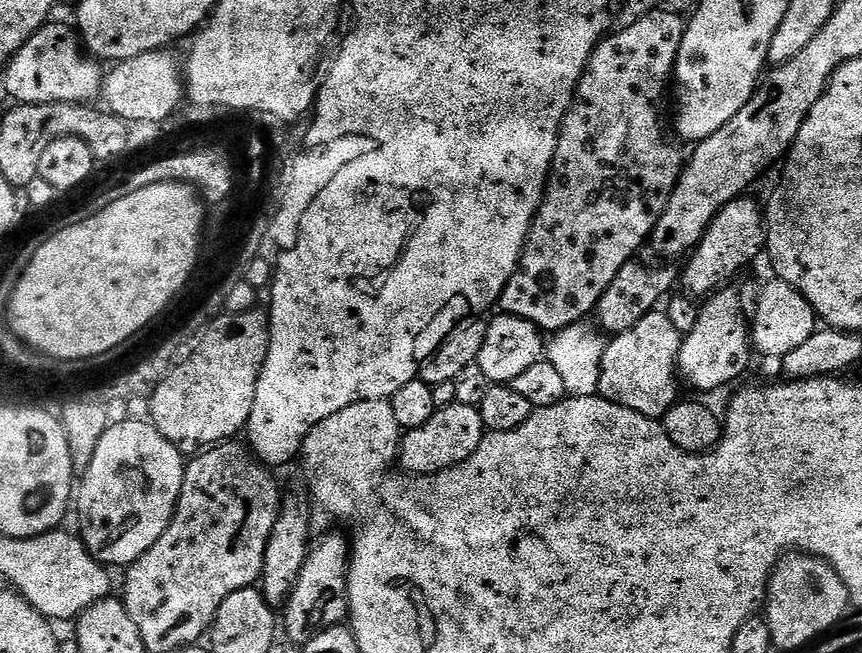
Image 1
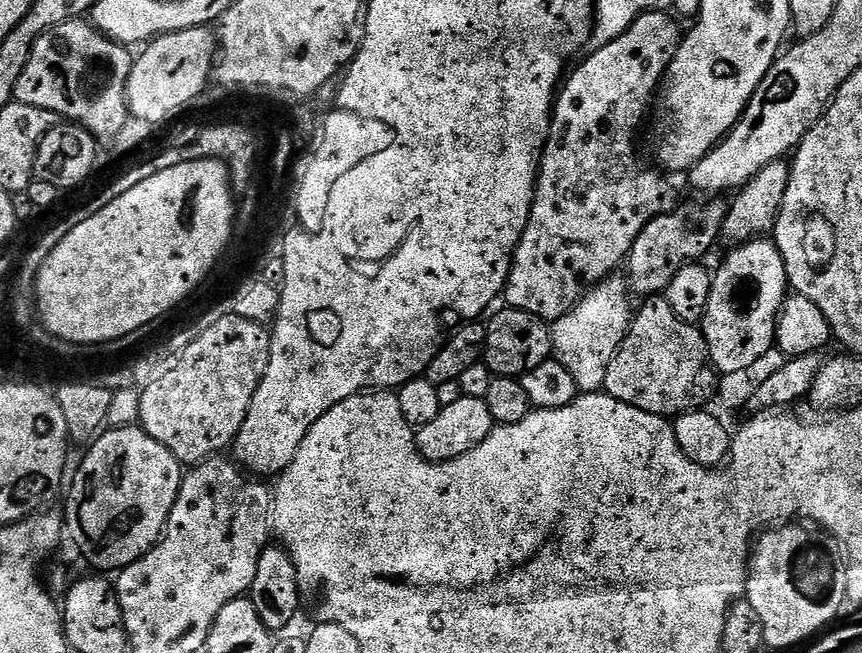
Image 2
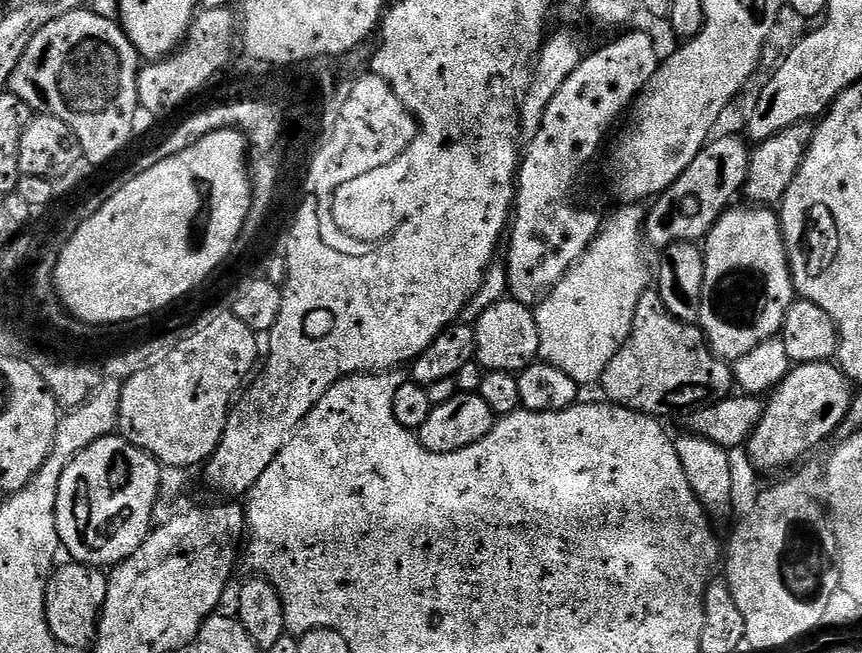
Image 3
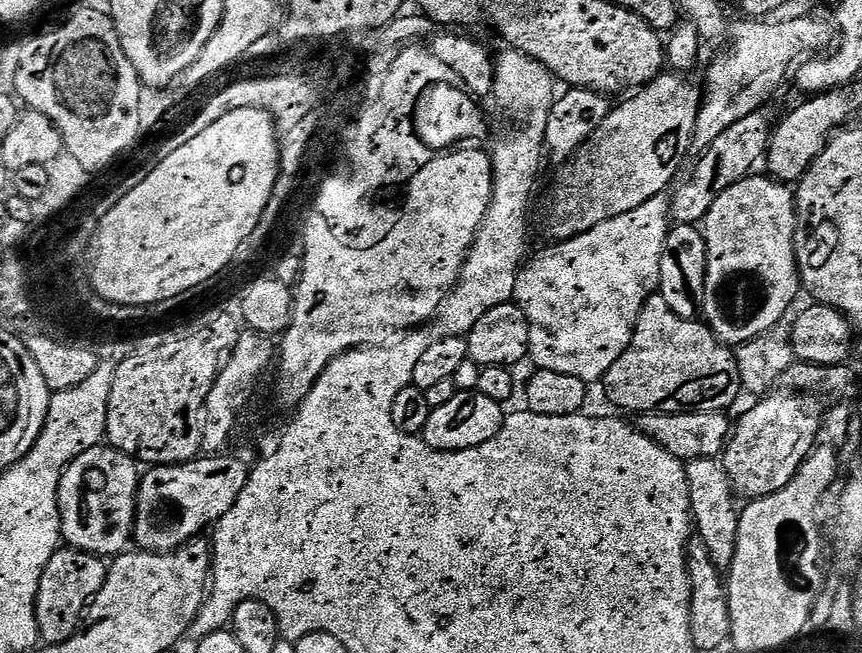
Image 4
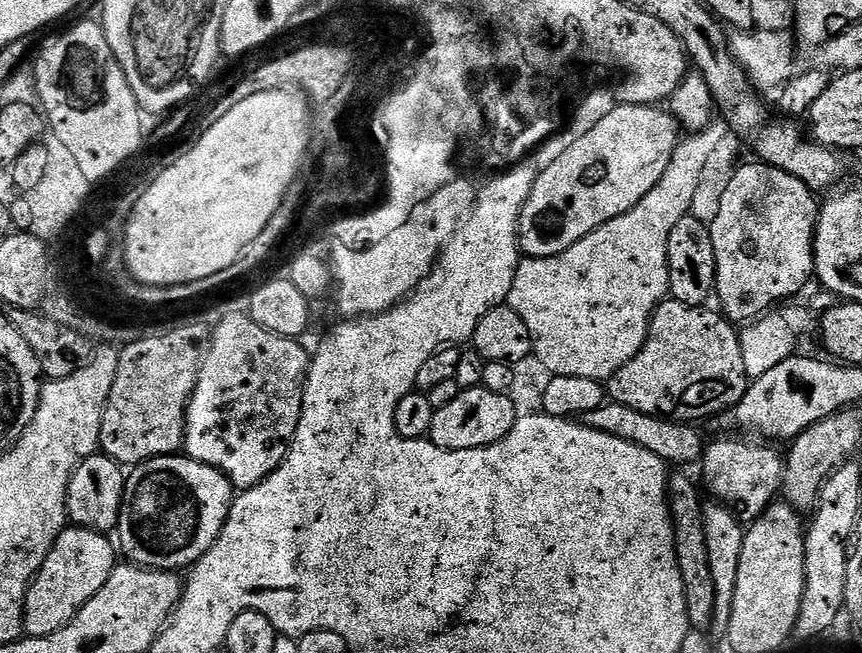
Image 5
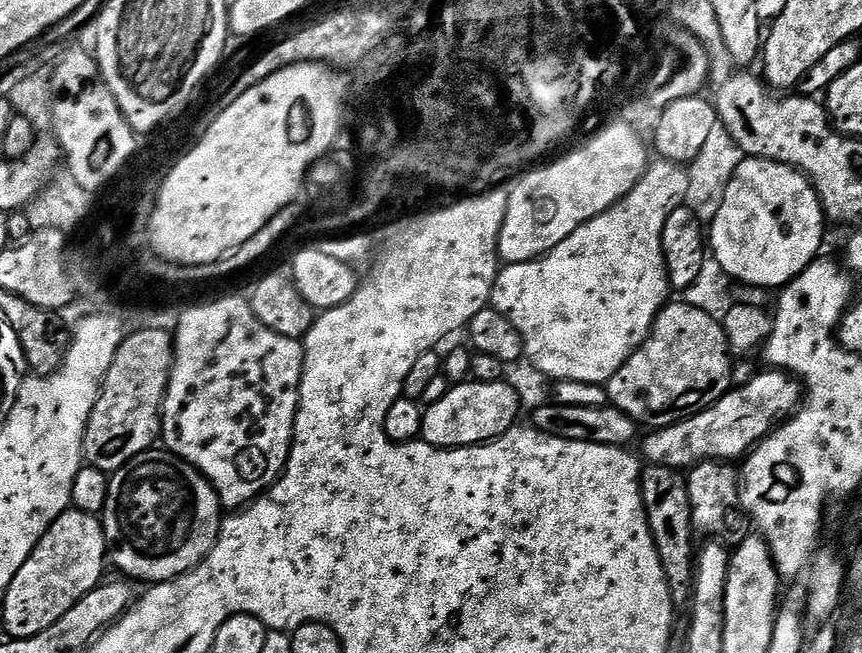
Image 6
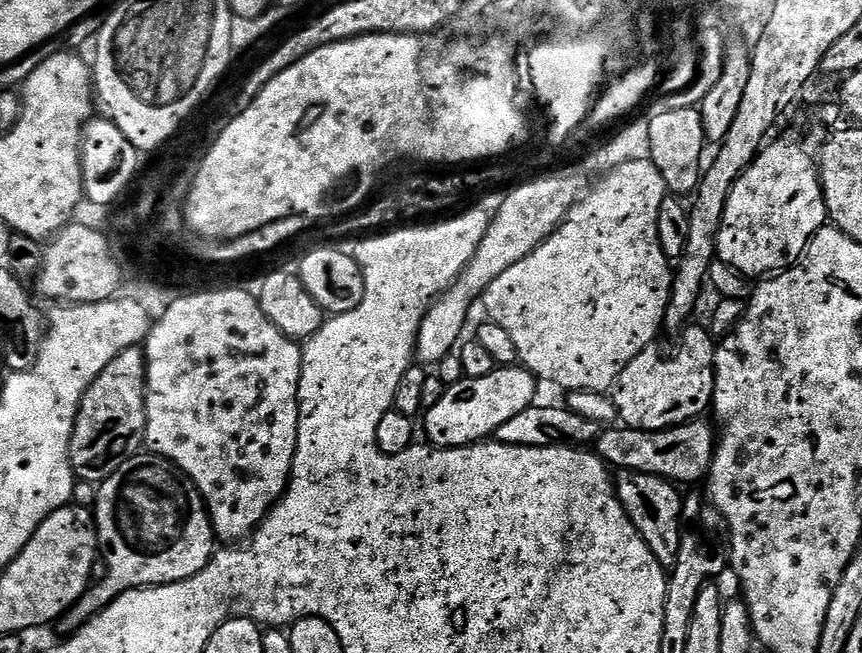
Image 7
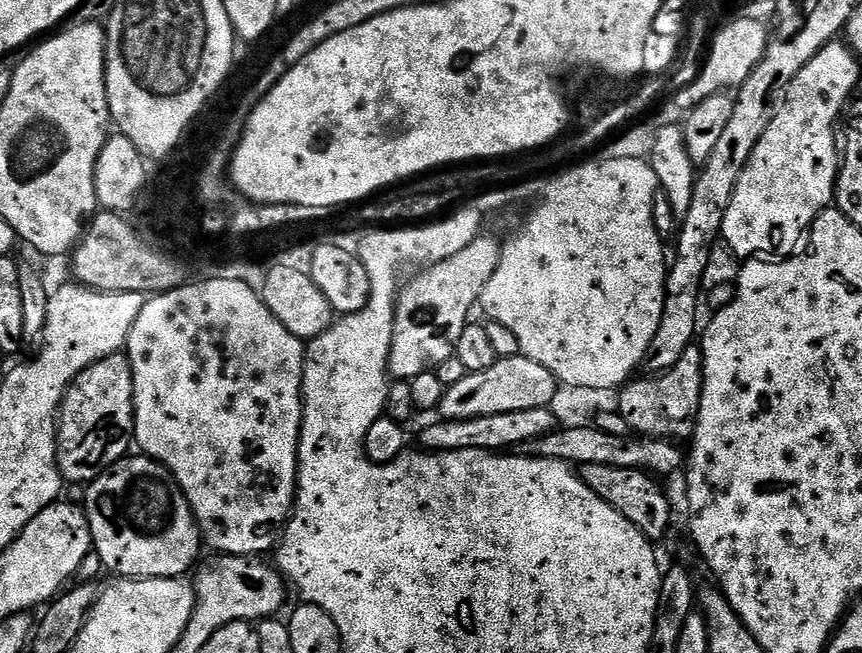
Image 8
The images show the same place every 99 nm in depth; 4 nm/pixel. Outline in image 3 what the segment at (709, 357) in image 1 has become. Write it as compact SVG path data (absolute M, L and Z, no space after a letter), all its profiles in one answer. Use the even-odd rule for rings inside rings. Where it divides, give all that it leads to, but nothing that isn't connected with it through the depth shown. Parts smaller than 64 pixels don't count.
M733 206L723 212L702 241L706 282L699 327L709 348L720 359L729 362L742 359L772 337L779 337L784 327L784 315L798 296L796 285L792 283L792 267L788 264L788 248L784 245L779 215L768 206L747 207Z

